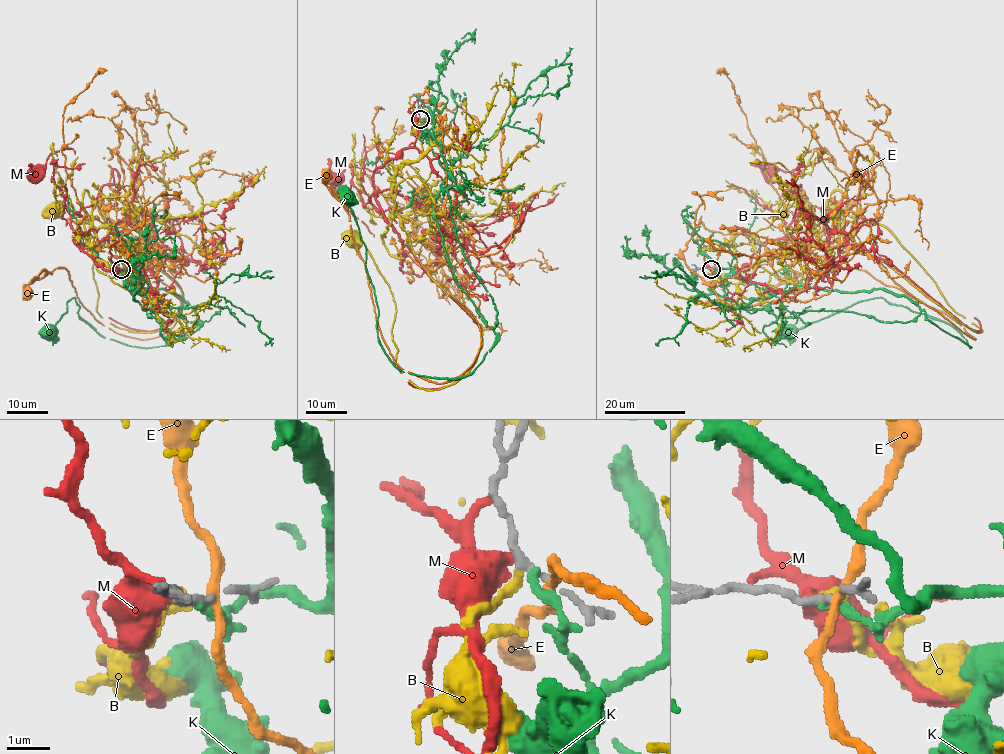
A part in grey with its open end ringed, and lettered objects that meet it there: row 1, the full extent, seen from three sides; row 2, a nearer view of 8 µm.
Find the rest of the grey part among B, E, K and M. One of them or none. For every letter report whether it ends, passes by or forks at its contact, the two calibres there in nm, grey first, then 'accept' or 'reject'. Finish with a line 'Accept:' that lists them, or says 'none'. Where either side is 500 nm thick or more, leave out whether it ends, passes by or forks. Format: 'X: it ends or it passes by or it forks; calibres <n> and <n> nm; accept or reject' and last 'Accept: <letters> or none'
B: it ends; calibres 160 and 200 nm; accept
E: it passes by; calibres 140 and 200 nm; reject
K: it ends; calibres 150 and 220 nm; reject
M: calibres 160 and 500 nm; reject
Accept: B

